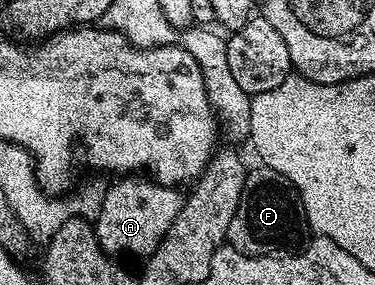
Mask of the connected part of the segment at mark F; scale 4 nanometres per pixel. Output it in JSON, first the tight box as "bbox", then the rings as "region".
{"bbox":[228,166,307,256],"region":[[[257,166],[254,172],[252,169],[245,177],[239,206],[231,218],[228,243],[248,256],[272,256],[300,245],[304,232],[307,232],[305,212],[292,182],[274,168]]]}

